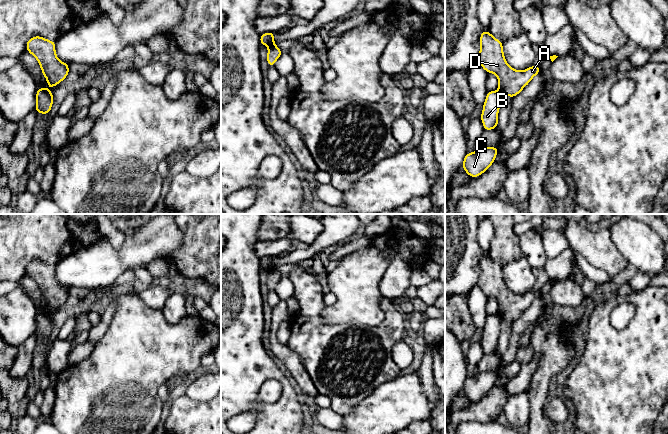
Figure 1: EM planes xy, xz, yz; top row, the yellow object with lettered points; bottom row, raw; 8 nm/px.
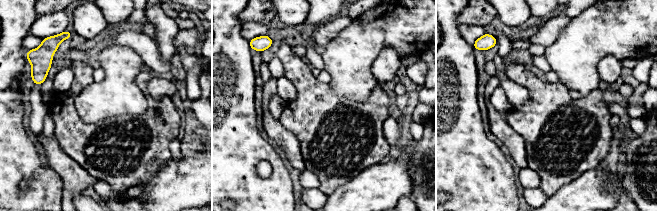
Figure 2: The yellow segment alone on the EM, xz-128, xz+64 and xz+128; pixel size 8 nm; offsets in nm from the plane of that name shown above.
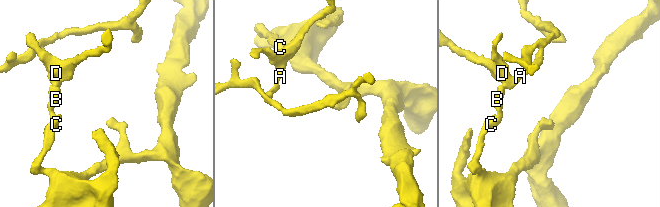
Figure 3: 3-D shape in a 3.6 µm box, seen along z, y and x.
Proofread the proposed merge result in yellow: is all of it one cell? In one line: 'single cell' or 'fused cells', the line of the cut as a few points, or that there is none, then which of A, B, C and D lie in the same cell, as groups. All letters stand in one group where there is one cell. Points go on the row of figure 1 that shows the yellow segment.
fused cells; cut xz (274, 43), (268, 47); groups A D / B C

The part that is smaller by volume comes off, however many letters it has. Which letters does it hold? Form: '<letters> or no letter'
A, D

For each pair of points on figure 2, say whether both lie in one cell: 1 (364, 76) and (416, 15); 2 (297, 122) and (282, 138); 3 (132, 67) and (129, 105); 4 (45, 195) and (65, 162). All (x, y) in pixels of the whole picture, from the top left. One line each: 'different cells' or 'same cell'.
1: same cell
2: different cells
3: same cell
4: different cells

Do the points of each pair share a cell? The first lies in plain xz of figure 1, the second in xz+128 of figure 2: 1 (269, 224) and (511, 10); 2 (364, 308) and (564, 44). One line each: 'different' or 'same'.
1: different
2: same

